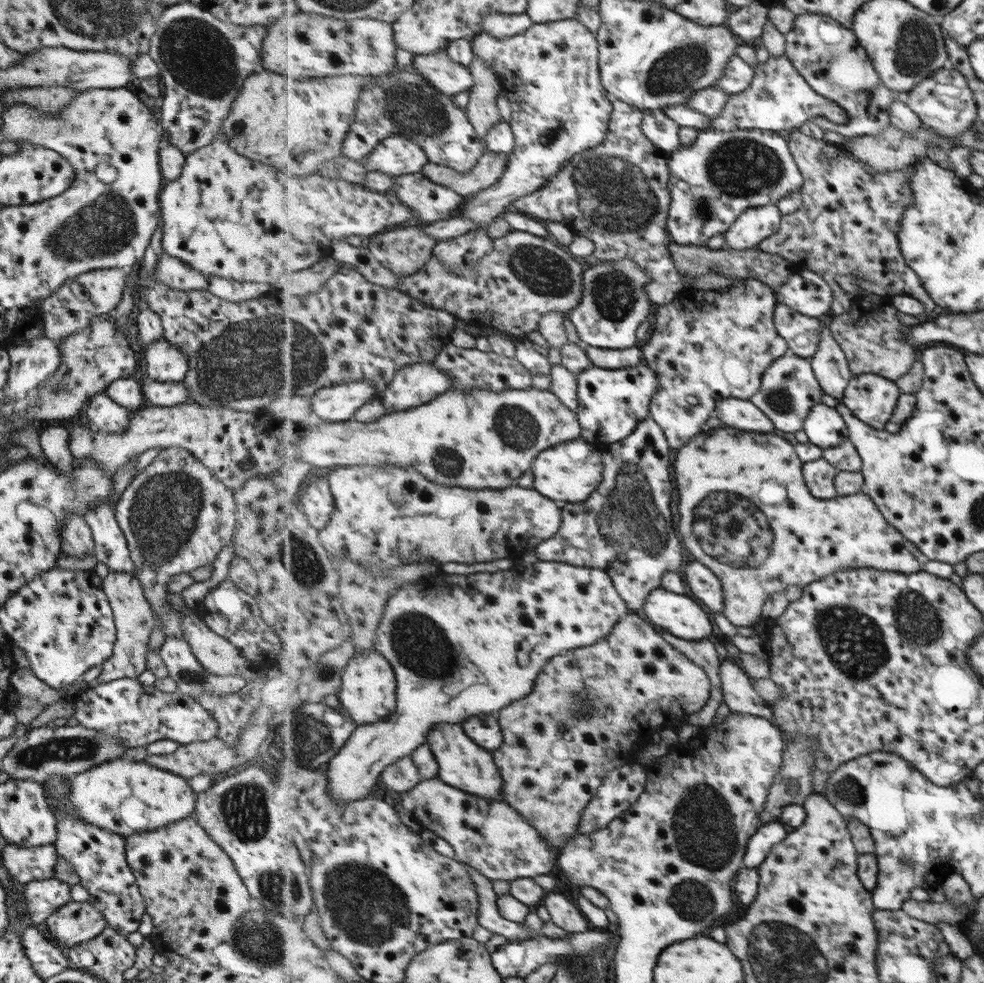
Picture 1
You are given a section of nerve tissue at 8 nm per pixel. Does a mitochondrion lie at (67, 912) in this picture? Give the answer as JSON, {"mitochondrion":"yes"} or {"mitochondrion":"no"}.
{"mitochondrion":"no"}

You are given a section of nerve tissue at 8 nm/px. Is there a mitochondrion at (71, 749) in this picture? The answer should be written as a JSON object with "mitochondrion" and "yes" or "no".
{"mitochondrion":"yes"}

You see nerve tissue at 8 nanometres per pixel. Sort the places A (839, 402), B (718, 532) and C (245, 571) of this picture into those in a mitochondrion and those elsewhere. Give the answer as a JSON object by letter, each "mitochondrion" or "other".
{"A":"other","B":"mitochondrion","C":"other"}

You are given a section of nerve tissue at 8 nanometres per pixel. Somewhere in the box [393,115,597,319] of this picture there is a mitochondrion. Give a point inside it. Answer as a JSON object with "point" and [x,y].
{"point":[538,270]}

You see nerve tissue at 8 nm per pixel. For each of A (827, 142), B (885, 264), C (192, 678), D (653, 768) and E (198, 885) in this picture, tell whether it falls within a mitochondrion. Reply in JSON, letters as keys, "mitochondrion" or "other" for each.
{"A":"other","B":"other","C":"mitochondrion","D":"other","E":"other"}

